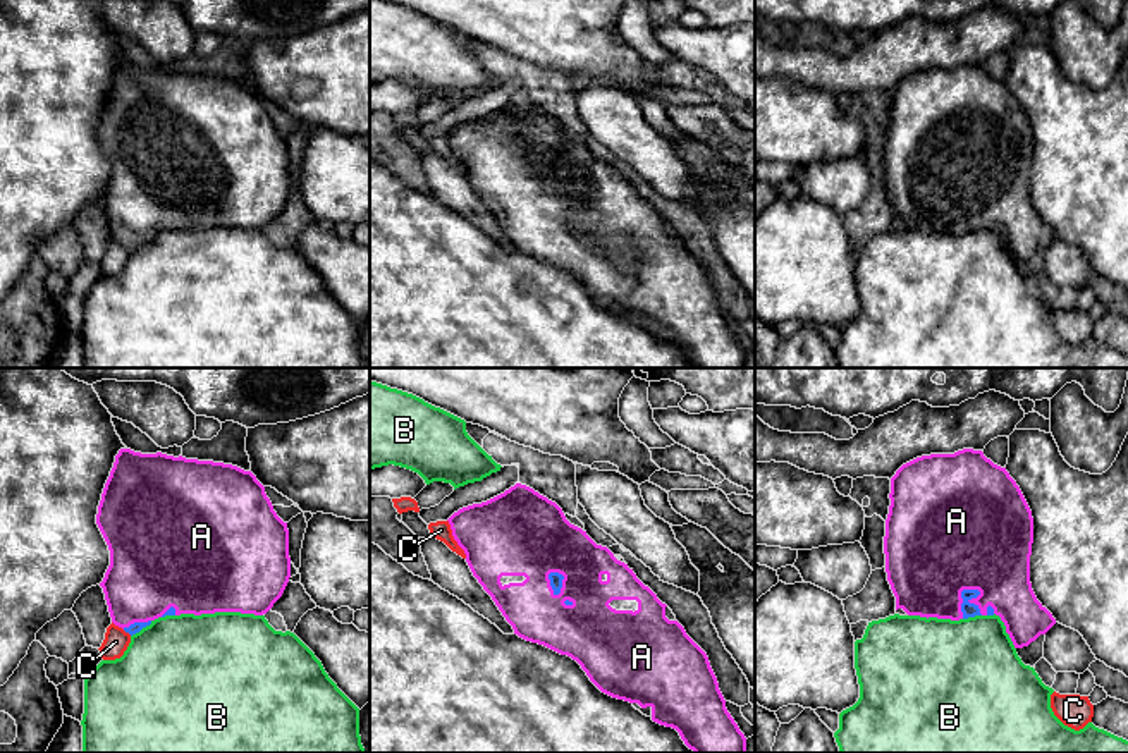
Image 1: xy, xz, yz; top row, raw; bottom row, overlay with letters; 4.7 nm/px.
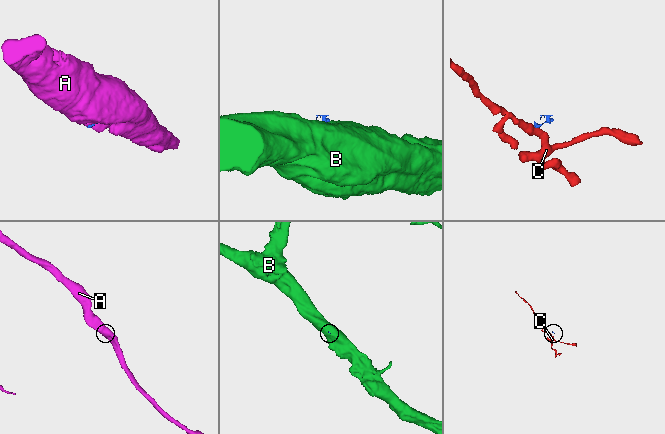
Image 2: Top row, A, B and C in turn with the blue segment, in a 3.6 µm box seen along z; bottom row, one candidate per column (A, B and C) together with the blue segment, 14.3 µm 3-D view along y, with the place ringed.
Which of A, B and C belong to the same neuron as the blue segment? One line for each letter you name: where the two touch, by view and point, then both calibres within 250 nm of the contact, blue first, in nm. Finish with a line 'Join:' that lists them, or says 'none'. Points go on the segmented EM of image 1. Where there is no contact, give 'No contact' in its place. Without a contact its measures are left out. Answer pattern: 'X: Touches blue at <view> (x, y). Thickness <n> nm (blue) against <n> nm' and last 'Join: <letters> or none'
A: Touches blue at yz (962, 597). Thickness 70 nm (blue) against 440 nm
Join: A

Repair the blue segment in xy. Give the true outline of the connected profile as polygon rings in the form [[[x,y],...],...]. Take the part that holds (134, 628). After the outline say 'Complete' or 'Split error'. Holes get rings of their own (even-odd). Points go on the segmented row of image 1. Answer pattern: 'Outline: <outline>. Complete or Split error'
Outline: [[[120,449],[101,493],[96,524],[110,550],[110,566],[100,586],[112,622],[131,636],[165,615],[263,615],[282,597],[291,578],[287,523],[277,516],[256,476],[232,464]]]. Split error

